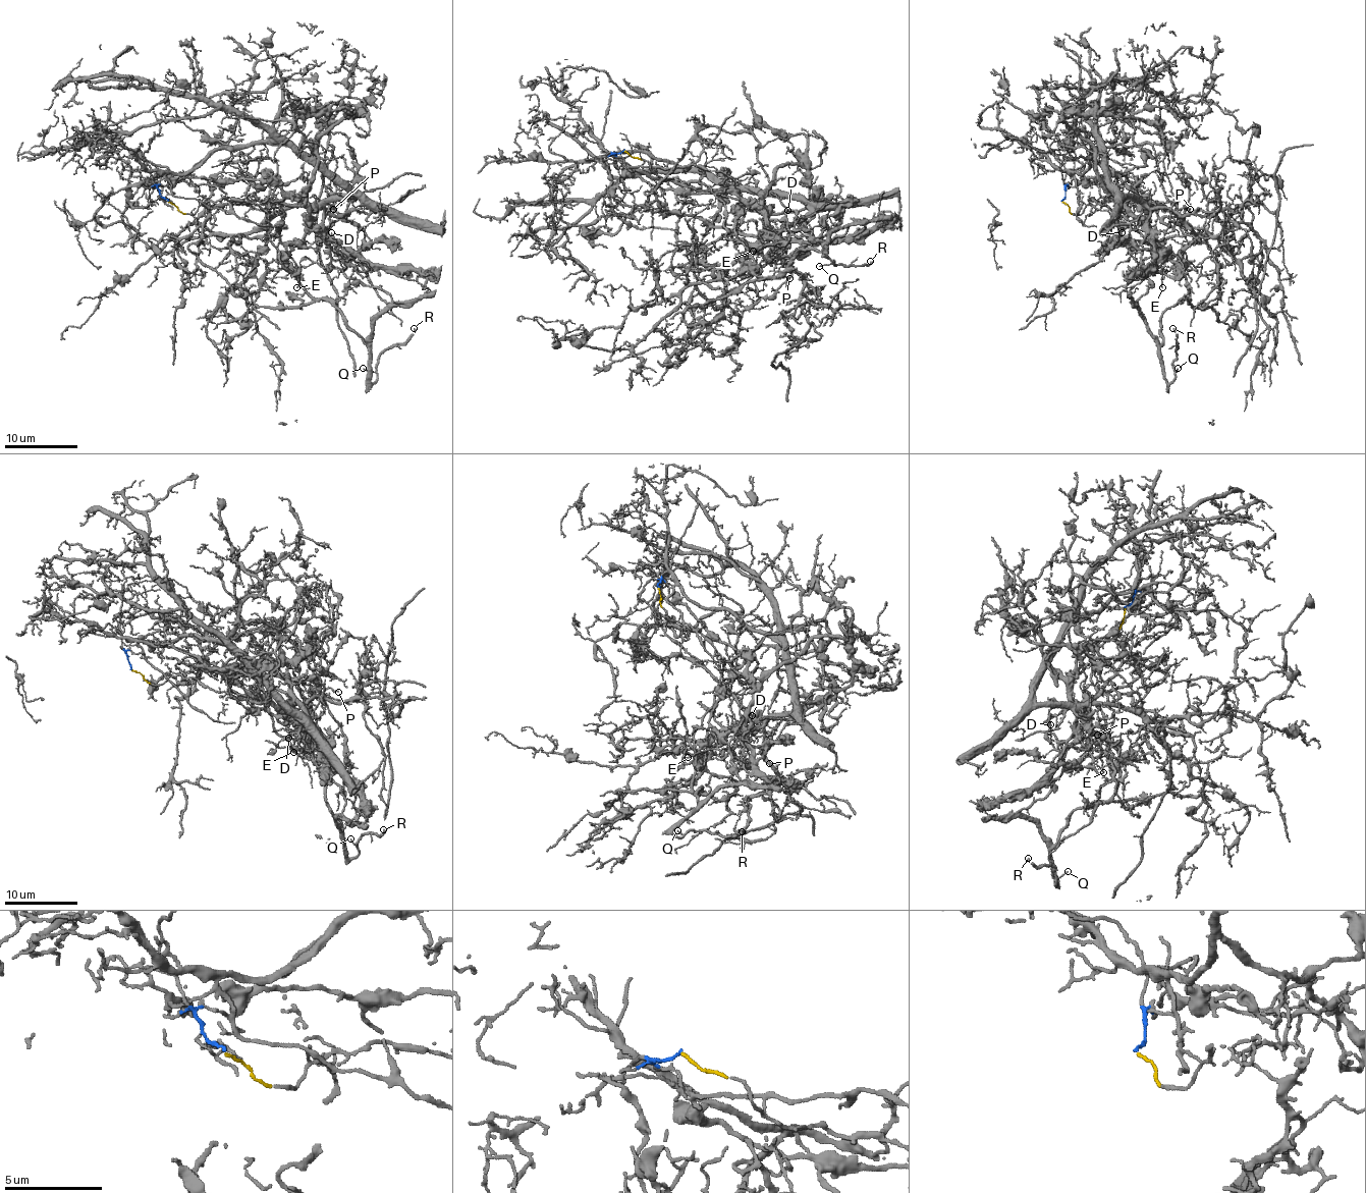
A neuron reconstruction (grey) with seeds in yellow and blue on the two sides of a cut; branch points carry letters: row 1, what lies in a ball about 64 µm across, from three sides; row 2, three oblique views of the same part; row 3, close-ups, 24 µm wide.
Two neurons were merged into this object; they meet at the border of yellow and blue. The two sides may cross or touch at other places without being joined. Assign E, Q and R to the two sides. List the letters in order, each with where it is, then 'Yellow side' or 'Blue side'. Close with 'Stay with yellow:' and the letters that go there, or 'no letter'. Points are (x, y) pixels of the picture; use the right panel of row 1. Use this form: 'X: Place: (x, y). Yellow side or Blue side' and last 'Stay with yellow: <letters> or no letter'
E: Place: (1162, 287). Yellow side
Q: Place: (1178, 368). Yellow side
R: Place: (1172, 328). Yellow side
Stay with yellow: E, Q, R

